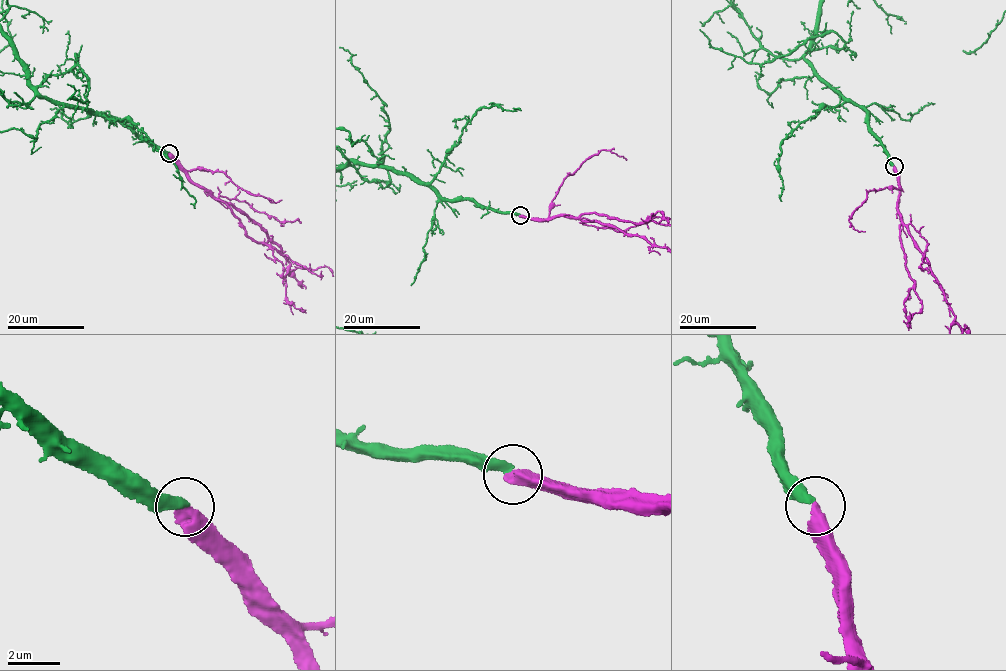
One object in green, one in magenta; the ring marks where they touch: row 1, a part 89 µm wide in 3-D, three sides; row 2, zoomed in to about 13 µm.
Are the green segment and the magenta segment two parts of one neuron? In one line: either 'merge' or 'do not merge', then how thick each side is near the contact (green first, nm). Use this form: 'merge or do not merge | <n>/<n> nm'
merge | 400/550 nm

